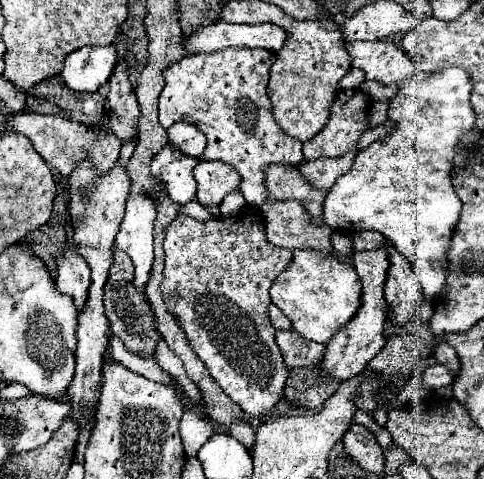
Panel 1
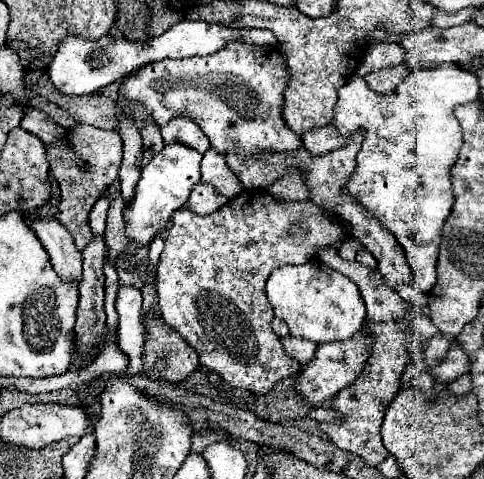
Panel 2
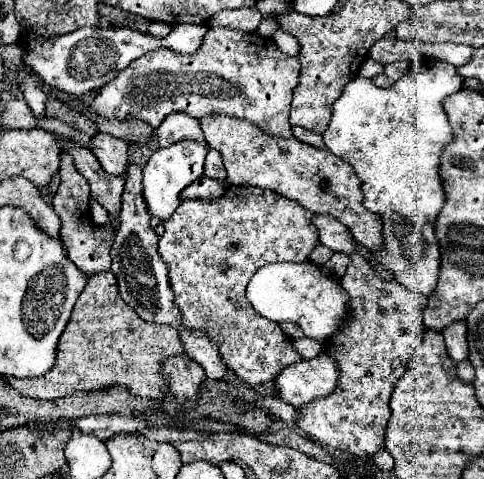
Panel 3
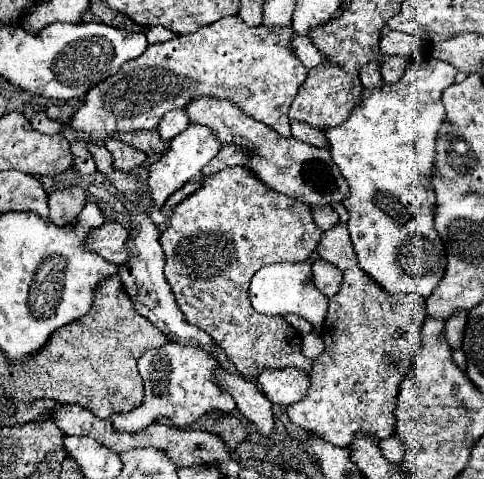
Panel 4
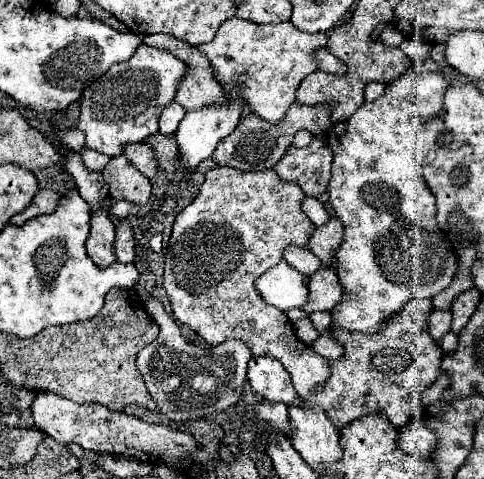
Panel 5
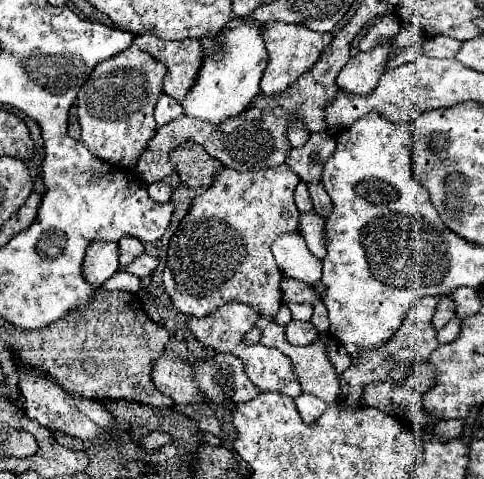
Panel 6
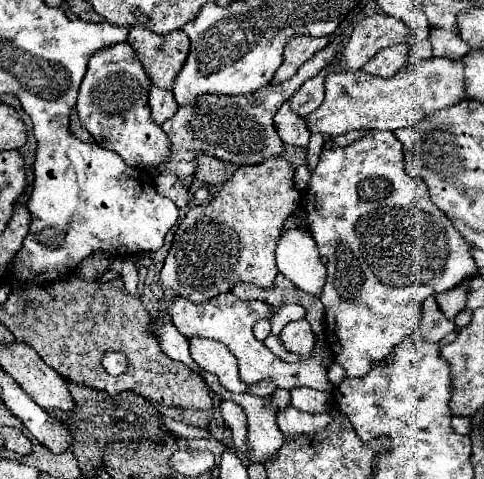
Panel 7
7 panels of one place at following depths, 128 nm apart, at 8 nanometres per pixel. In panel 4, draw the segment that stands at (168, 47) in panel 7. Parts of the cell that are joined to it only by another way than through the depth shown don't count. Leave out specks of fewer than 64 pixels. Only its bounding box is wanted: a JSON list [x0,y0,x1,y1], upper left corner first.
[146,26,348,208]

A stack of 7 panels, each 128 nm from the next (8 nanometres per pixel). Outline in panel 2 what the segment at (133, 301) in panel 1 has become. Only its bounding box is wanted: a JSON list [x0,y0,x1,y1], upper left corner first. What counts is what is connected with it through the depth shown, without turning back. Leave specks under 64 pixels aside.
[106,194,126,264]

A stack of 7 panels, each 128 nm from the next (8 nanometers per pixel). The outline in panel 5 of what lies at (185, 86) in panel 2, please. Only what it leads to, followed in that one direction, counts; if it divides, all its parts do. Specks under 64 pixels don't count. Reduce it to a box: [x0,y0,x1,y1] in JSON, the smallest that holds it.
[78,16,326,156]

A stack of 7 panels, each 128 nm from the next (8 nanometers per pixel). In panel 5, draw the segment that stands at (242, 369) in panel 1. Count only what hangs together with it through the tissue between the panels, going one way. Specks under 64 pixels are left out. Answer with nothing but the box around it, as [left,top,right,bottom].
[164,166,328,398]

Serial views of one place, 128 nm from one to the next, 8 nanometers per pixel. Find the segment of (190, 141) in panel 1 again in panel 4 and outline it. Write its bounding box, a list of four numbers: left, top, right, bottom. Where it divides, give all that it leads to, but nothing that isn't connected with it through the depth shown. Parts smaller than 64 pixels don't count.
[158,110,190,142]

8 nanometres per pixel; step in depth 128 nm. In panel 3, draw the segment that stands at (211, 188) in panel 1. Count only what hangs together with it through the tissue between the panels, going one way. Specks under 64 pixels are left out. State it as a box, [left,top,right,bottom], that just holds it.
[204,150,226,180]

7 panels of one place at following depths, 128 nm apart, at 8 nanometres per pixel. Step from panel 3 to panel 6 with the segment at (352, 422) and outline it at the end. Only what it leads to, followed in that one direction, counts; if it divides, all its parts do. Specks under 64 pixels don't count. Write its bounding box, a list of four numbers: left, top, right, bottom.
[300,212,440,408]

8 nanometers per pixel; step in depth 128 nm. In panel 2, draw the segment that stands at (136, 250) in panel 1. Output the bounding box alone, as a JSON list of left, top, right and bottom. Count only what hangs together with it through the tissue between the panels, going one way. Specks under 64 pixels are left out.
[116,144,202,374]

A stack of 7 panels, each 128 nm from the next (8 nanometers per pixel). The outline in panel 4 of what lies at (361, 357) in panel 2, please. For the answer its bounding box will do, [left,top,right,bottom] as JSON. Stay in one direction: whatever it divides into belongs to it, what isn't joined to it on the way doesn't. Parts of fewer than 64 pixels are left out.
[258,368,310,404]

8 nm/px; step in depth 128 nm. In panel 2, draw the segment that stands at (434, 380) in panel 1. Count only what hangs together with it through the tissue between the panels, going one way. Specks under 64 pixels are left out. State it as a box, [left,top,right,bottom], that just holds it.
[432,344,468,384]

